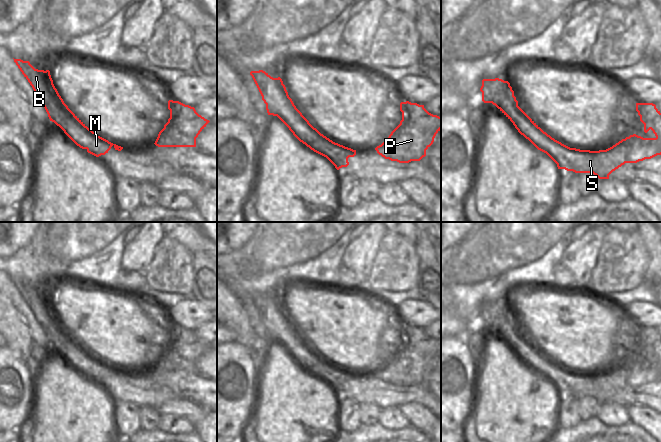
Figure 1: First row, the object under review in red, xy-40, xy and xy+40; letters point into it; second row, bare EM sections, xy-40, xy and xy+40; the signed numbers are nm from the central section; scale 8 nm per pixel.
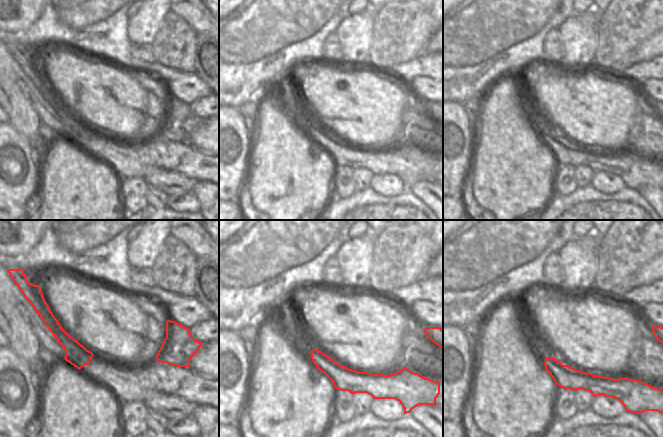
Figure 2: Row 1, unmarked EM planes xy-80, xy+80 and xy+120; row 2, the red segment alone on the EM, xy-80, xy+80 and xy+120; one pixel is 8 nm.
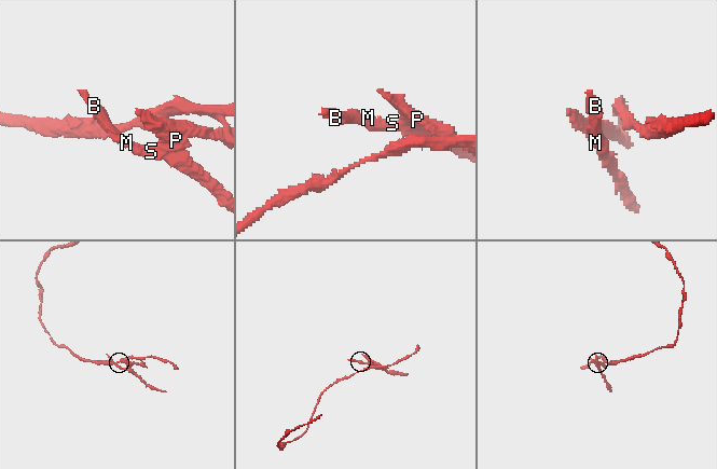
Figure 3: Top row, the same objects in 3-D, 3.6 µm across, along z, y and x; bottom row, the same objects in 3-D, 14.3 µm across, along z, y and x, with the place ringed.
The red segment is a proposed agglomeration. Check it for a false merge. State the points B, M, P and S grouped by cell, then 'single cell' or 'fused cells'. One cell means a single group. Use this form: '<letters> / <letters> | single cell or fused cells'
B M P S | single cell

